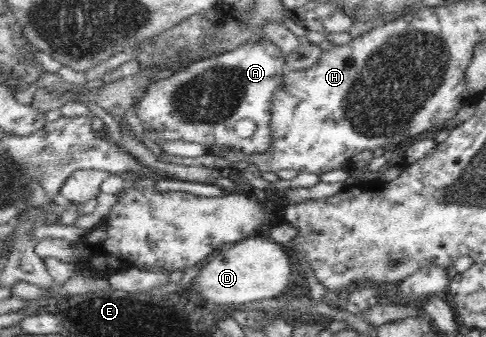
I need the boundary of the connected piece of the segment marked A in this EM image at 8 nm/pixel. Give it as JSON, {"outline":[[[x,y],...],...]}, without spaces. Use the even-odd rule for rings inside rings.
{"outline":[[[270,39],[249,42],[232,52],[188,63],[171,75],[152,81],[132,111],[144,122],[145,130],[158,132],[162,140],[199,143],[204,146],[205,153],[215,152],[218,148],[232,148],[236,153],[261,154],[273,144],[271,99],[276,88],[283,82],[284,66],[285,58],[281,50]],[[241,119],[250,119],[256,124],[256,131],[247,138],[240,138],[234,129]]]}

